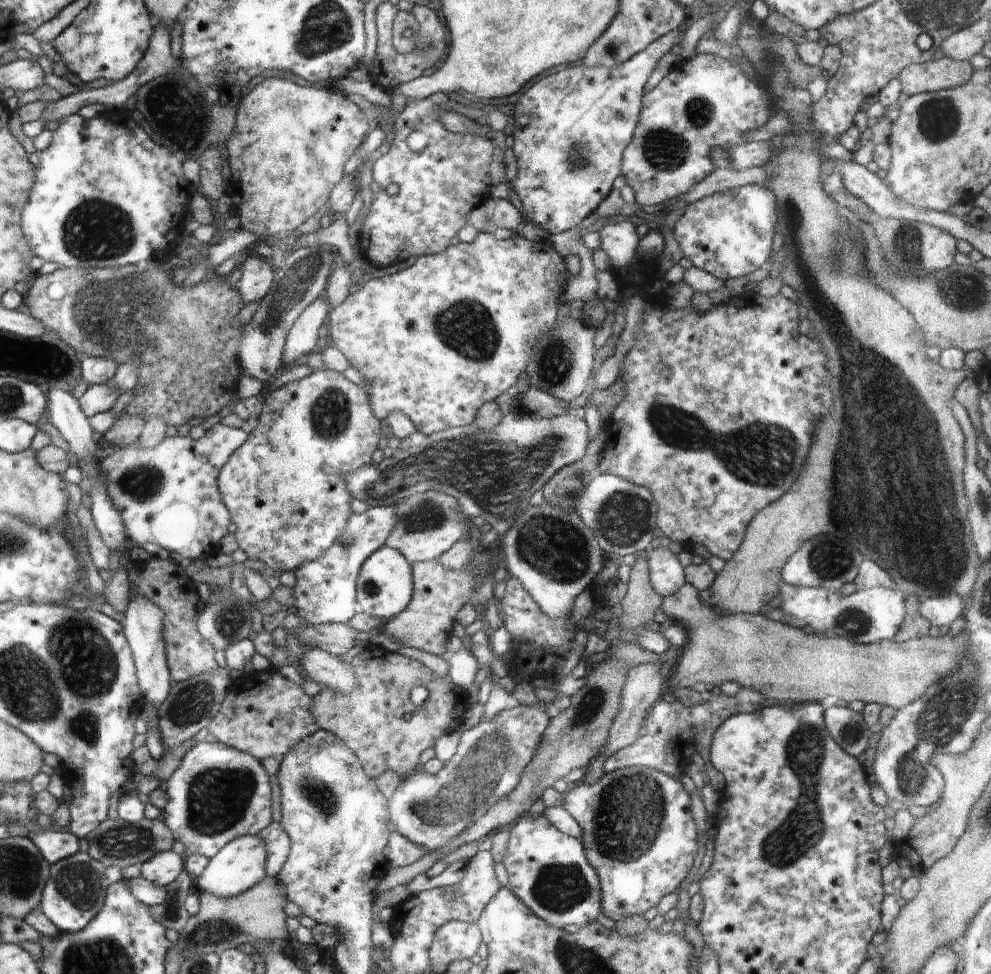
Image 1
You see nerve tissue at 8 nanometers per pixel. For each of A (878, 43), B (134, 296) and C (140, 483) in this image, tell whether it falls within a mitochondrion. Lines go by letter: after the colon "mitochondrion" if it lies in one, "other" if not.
A: other
B: mitochondrion
C: mitochondrion

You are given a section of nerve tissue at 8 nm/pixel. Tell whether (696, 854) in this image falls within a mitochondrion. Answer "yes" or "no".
no

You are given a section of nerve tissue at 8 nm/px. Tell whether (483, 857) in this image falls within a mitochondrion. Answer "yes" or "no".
no

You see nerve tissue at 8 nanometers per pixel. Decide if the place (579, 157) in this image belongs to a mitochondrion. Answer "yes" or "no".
yes

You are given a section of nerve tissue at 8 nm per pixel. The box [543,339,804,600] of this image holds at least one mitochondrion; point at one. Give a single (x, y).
(622, 519)

